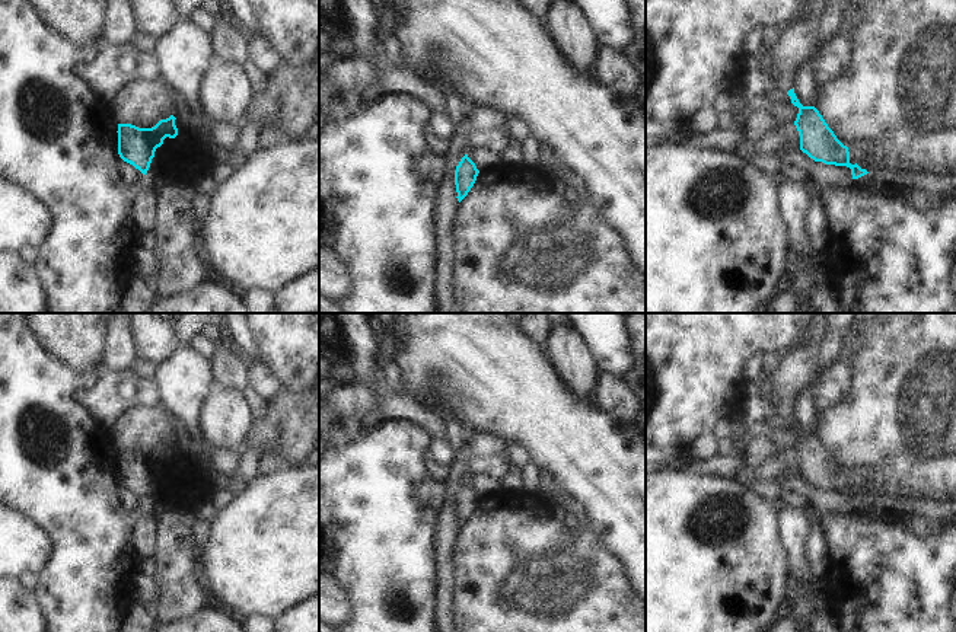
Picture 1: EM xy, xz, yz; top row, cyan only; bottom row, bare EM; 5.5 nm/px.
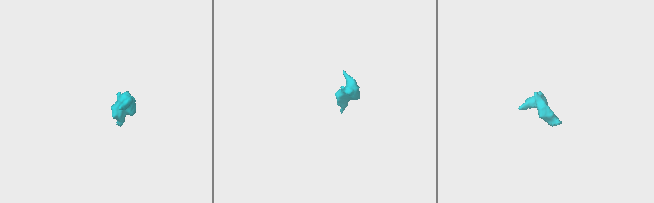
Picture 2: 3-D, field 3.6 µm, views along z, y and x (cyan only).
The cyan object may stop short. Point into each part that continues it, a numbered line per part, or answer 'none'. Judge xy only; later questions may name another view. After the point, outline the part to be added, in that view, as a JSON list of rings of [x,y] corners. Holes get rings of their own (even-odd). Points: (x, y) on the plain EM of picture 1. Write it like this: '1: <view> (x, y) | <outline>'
none

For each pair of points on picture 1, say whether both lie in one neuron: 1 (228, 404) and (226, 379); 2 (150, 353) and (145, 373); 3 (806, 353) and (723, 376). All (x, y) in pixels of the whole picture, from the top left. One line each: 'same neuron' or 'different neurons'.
1: different neurons
2: different neurons
3: different neurons

